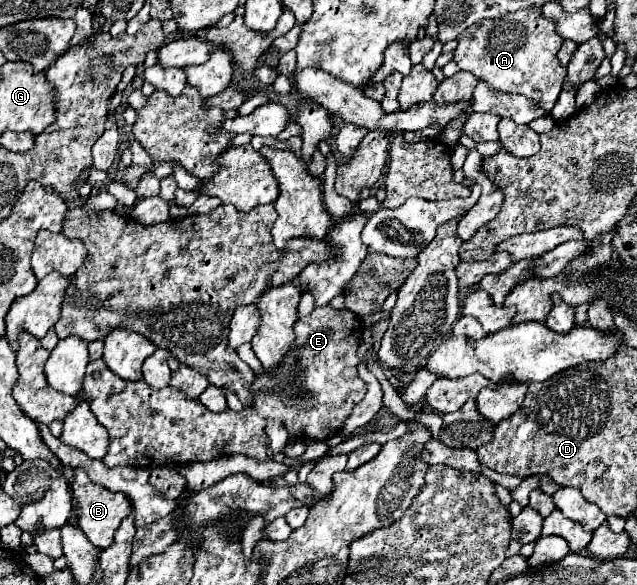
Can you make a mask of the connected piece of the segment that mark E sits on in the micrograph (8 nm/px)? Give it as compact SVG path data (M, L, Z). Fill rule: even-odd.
M318 307L310 315L300 317L294 323L296 339L292 347L296 349L298 357L298 371L292 377L292 383L288 387L290 393L274 391L274 393L252 393L252 405L244 407L242 411L220 411L212 413L208 411L200 401L186 399L182 391L174 387L164 389L152 389L144 379L140 381L126 381L118 379L102 359L90 361L84 375L84 391L90 401L90 409L96 415L96 419L108 429L110 445L108 455L102 459L106 467L116 465L128 465L128 467L162 467L162 465L182 465L190 461L212 461L222 455L246 455L252 459L266 459L268 457L268 435L264 431L266 423L270 419L280 419L286 427L288 435L292 439L314 439L314 441L328 441L330 437L338 435L346 419L350 417L352 409L362 401L366 395L364 381L356 375L358 365L358 347L362 341L364 325L362 321L348 309L334 309Z

